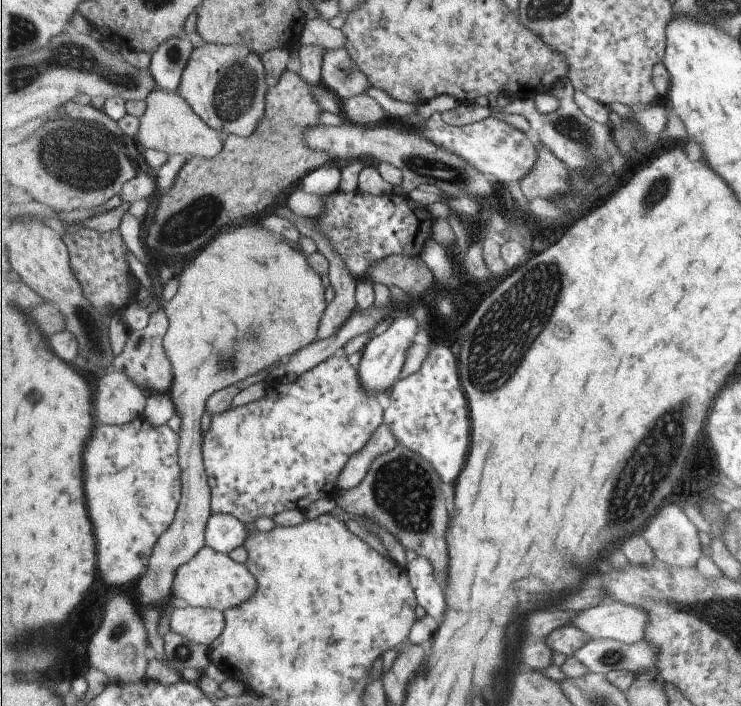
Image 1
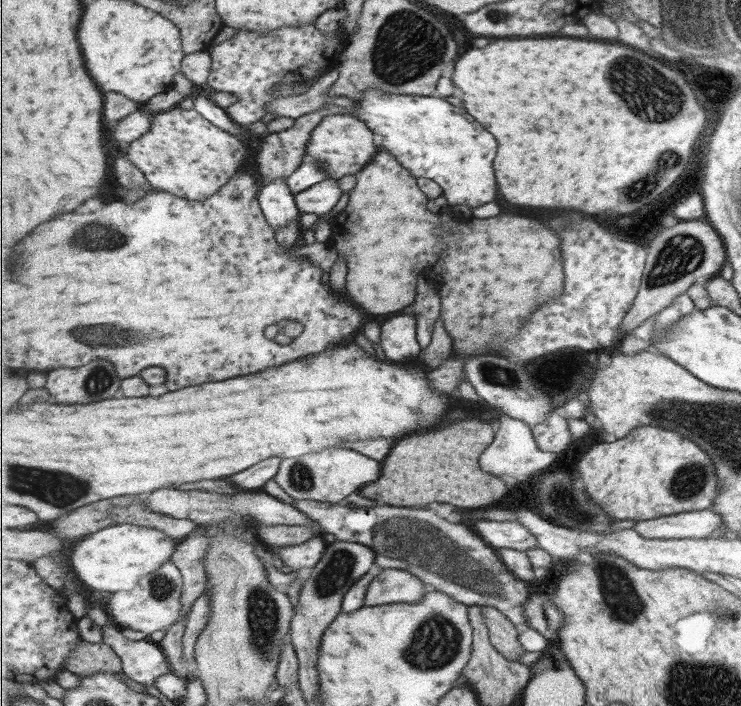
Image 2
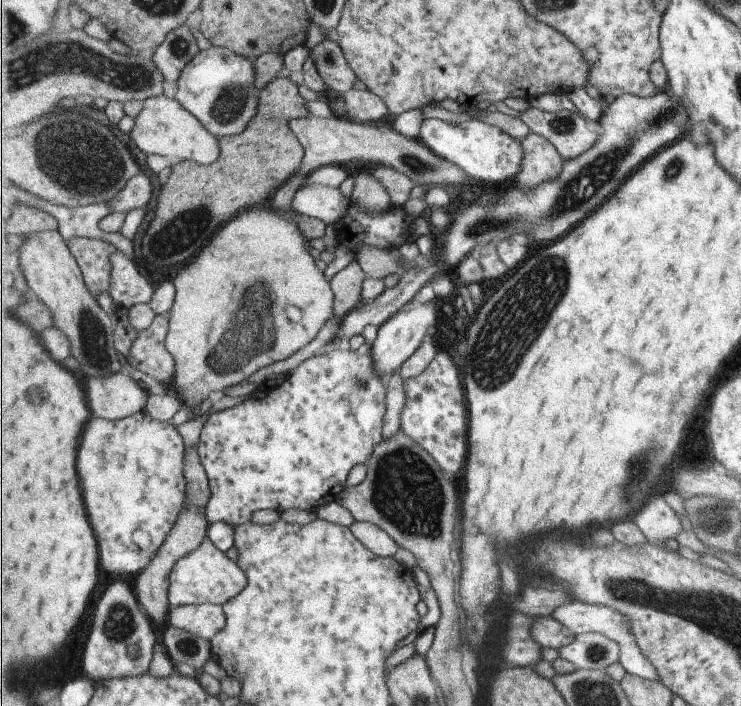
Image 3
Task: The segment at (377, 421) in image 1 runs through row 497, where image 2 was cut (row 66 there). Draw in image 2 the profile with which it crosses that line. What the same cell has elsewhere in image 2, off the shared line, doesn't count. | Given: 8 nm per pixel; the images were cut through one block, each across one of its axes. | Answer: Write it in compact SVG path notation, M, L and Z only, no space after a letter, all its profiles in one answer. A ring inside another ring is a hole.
M283 26L279 30L273 30L271 33L257 33L249 29L239 29L237 34L222 43L210 46L208 52L212 58L212 72L207 82L214 92L230 92L237 98L237 102L226 108L227 113L235 123L244 127L255 124L257 120L268 118L269 102L279 99L275 92L279 86L291 86L291 88L301 88L301 86L311 86L315 84L319 77L327 74L329 71L337 69L341 62L340 54L345 49L346 41L341 39L338 29L323 34L317 26Z

